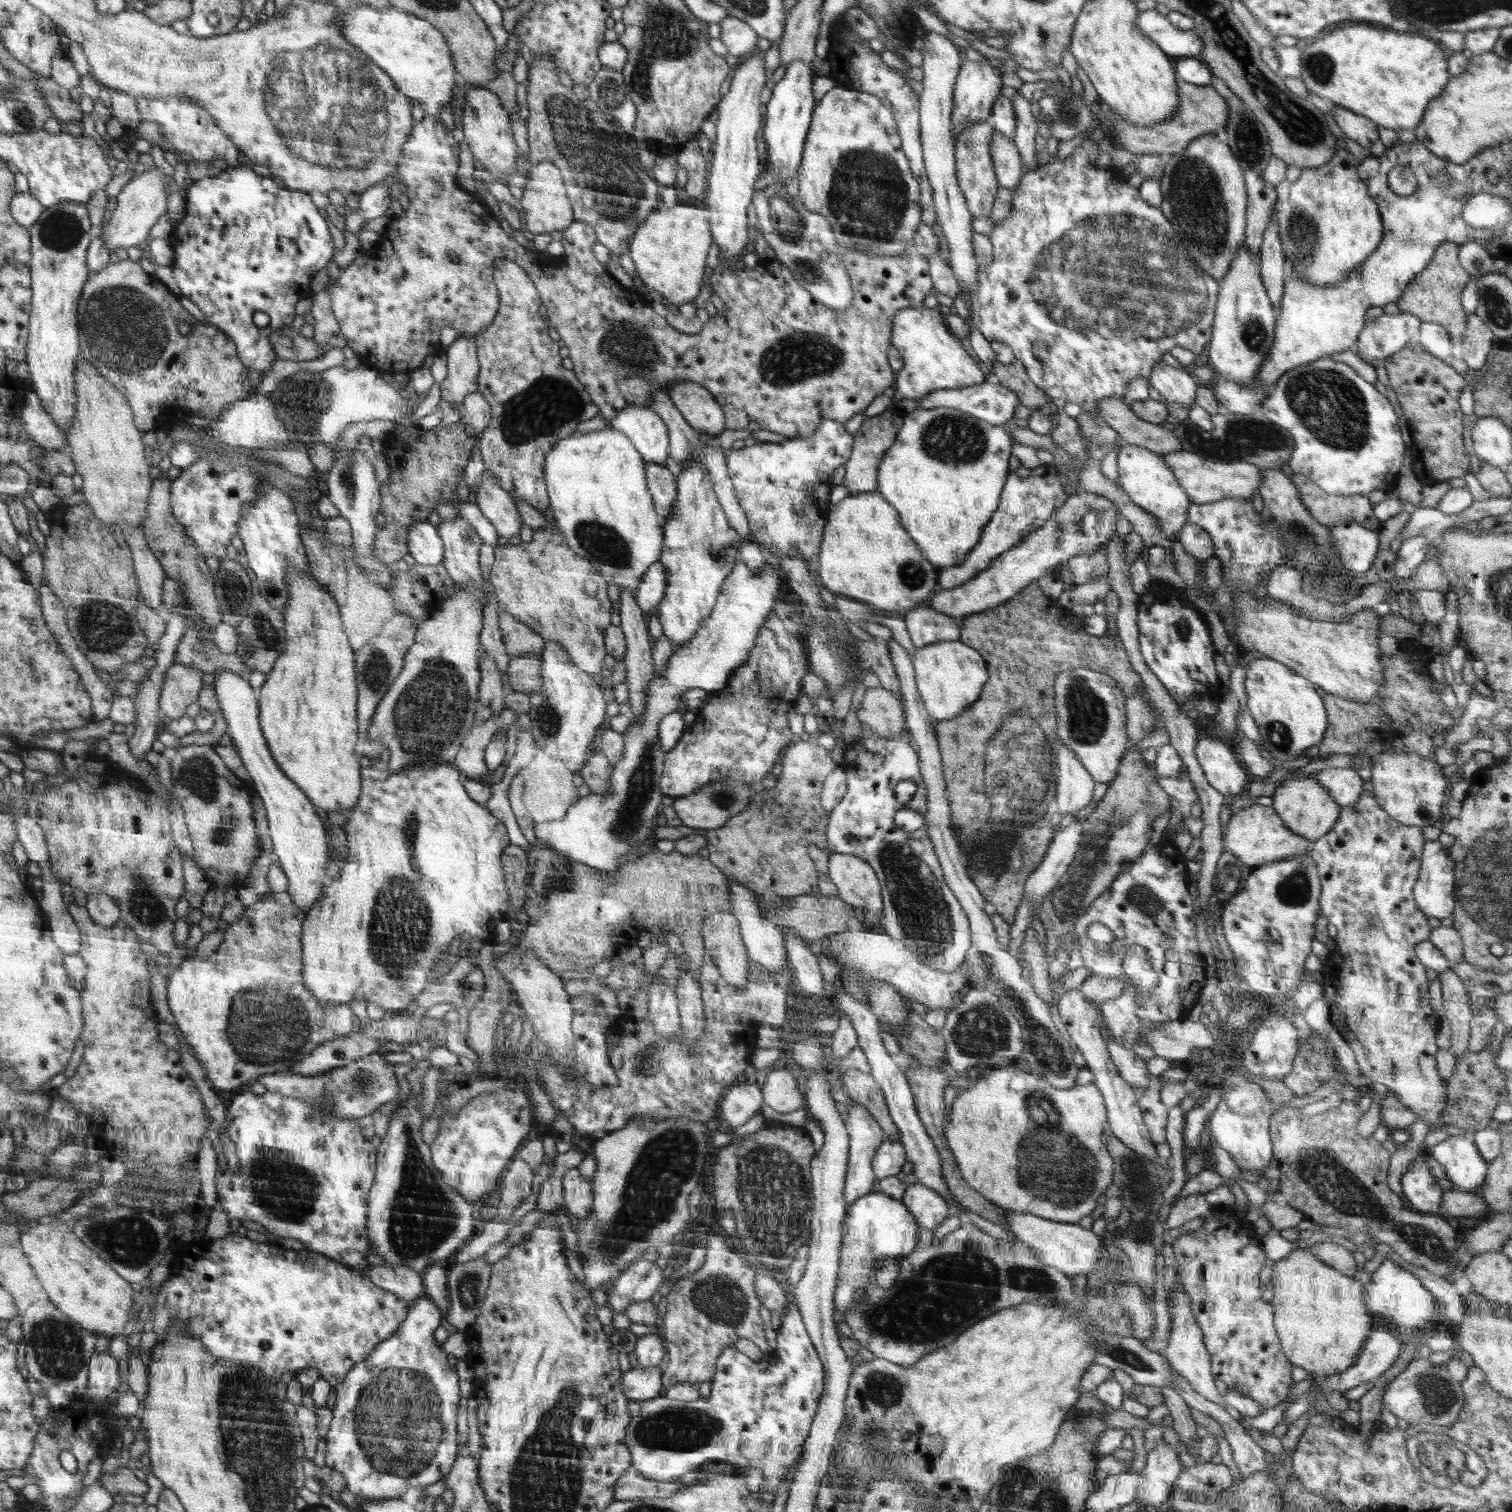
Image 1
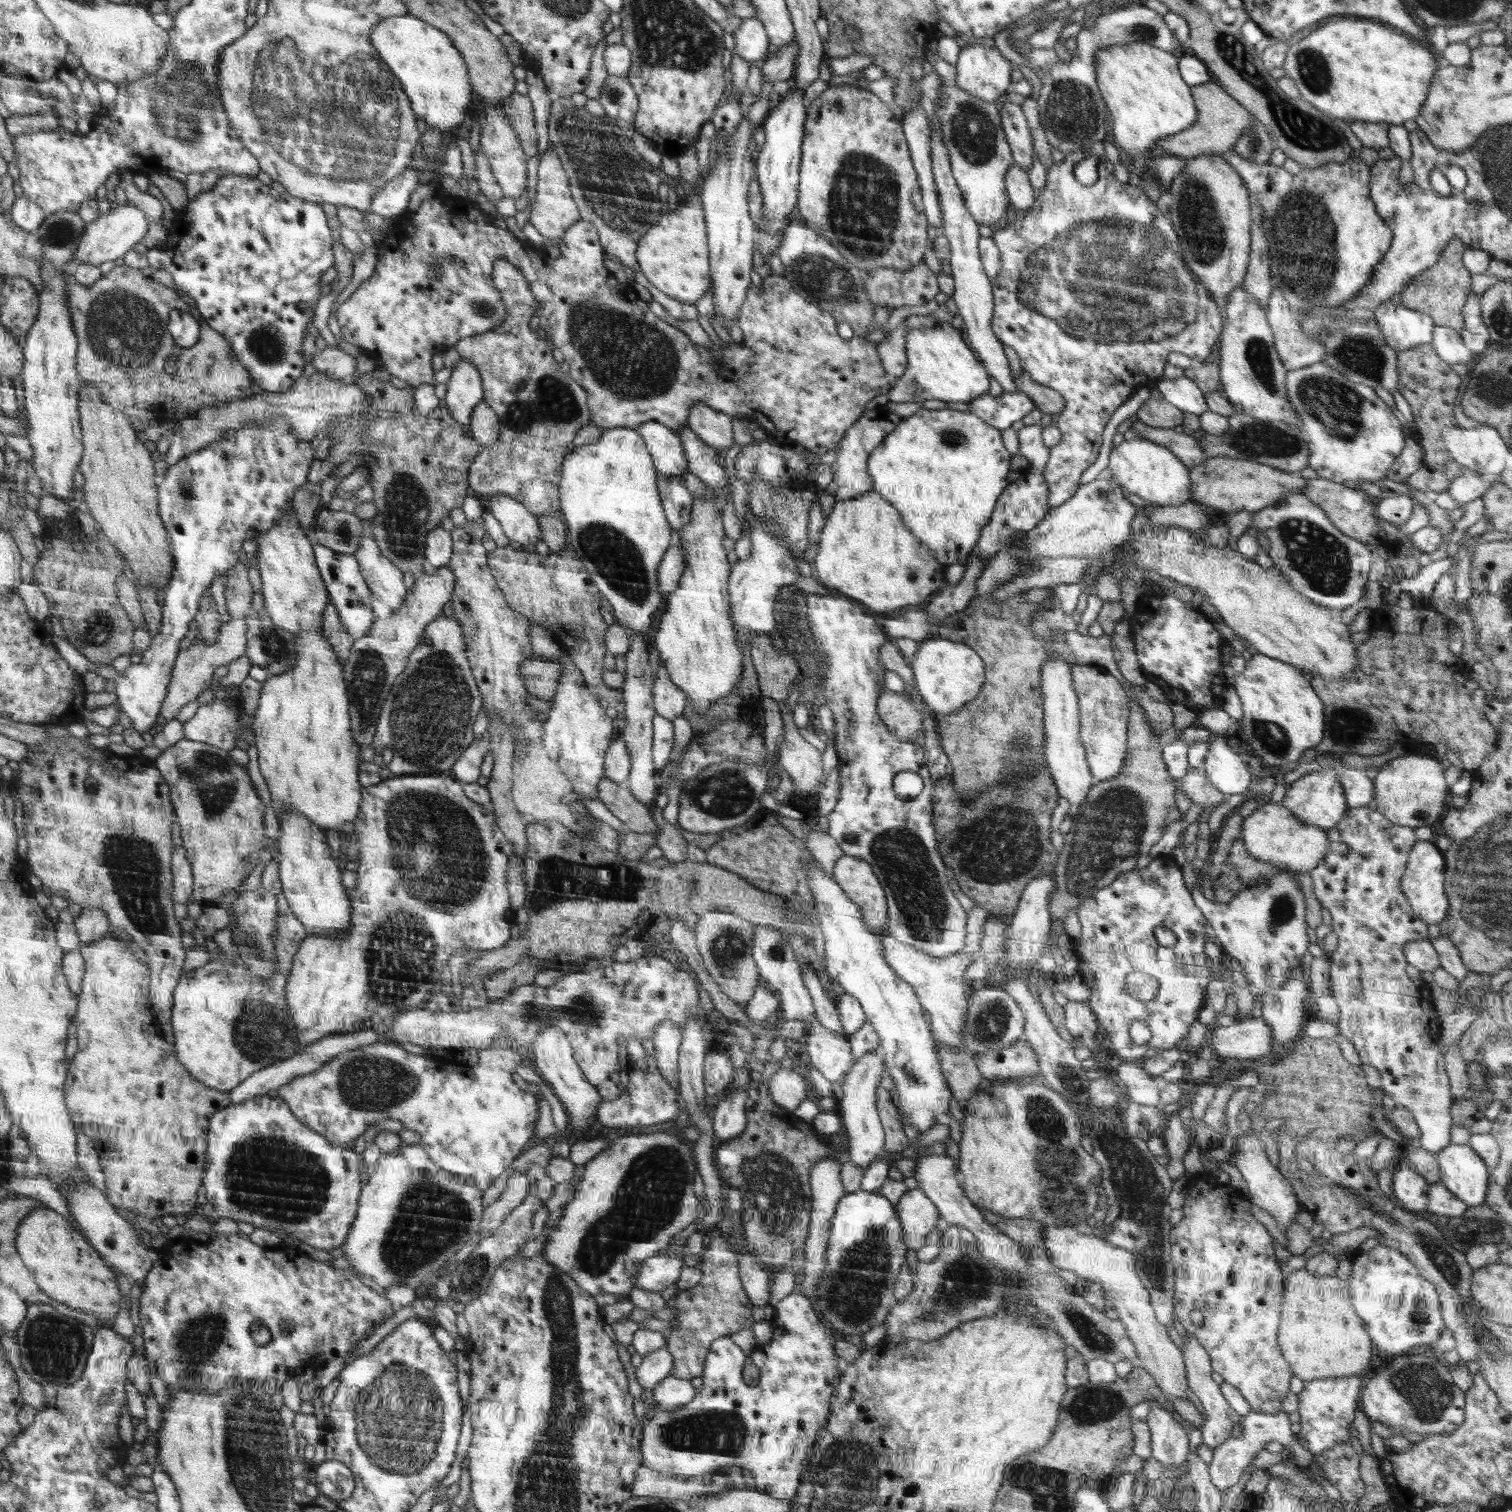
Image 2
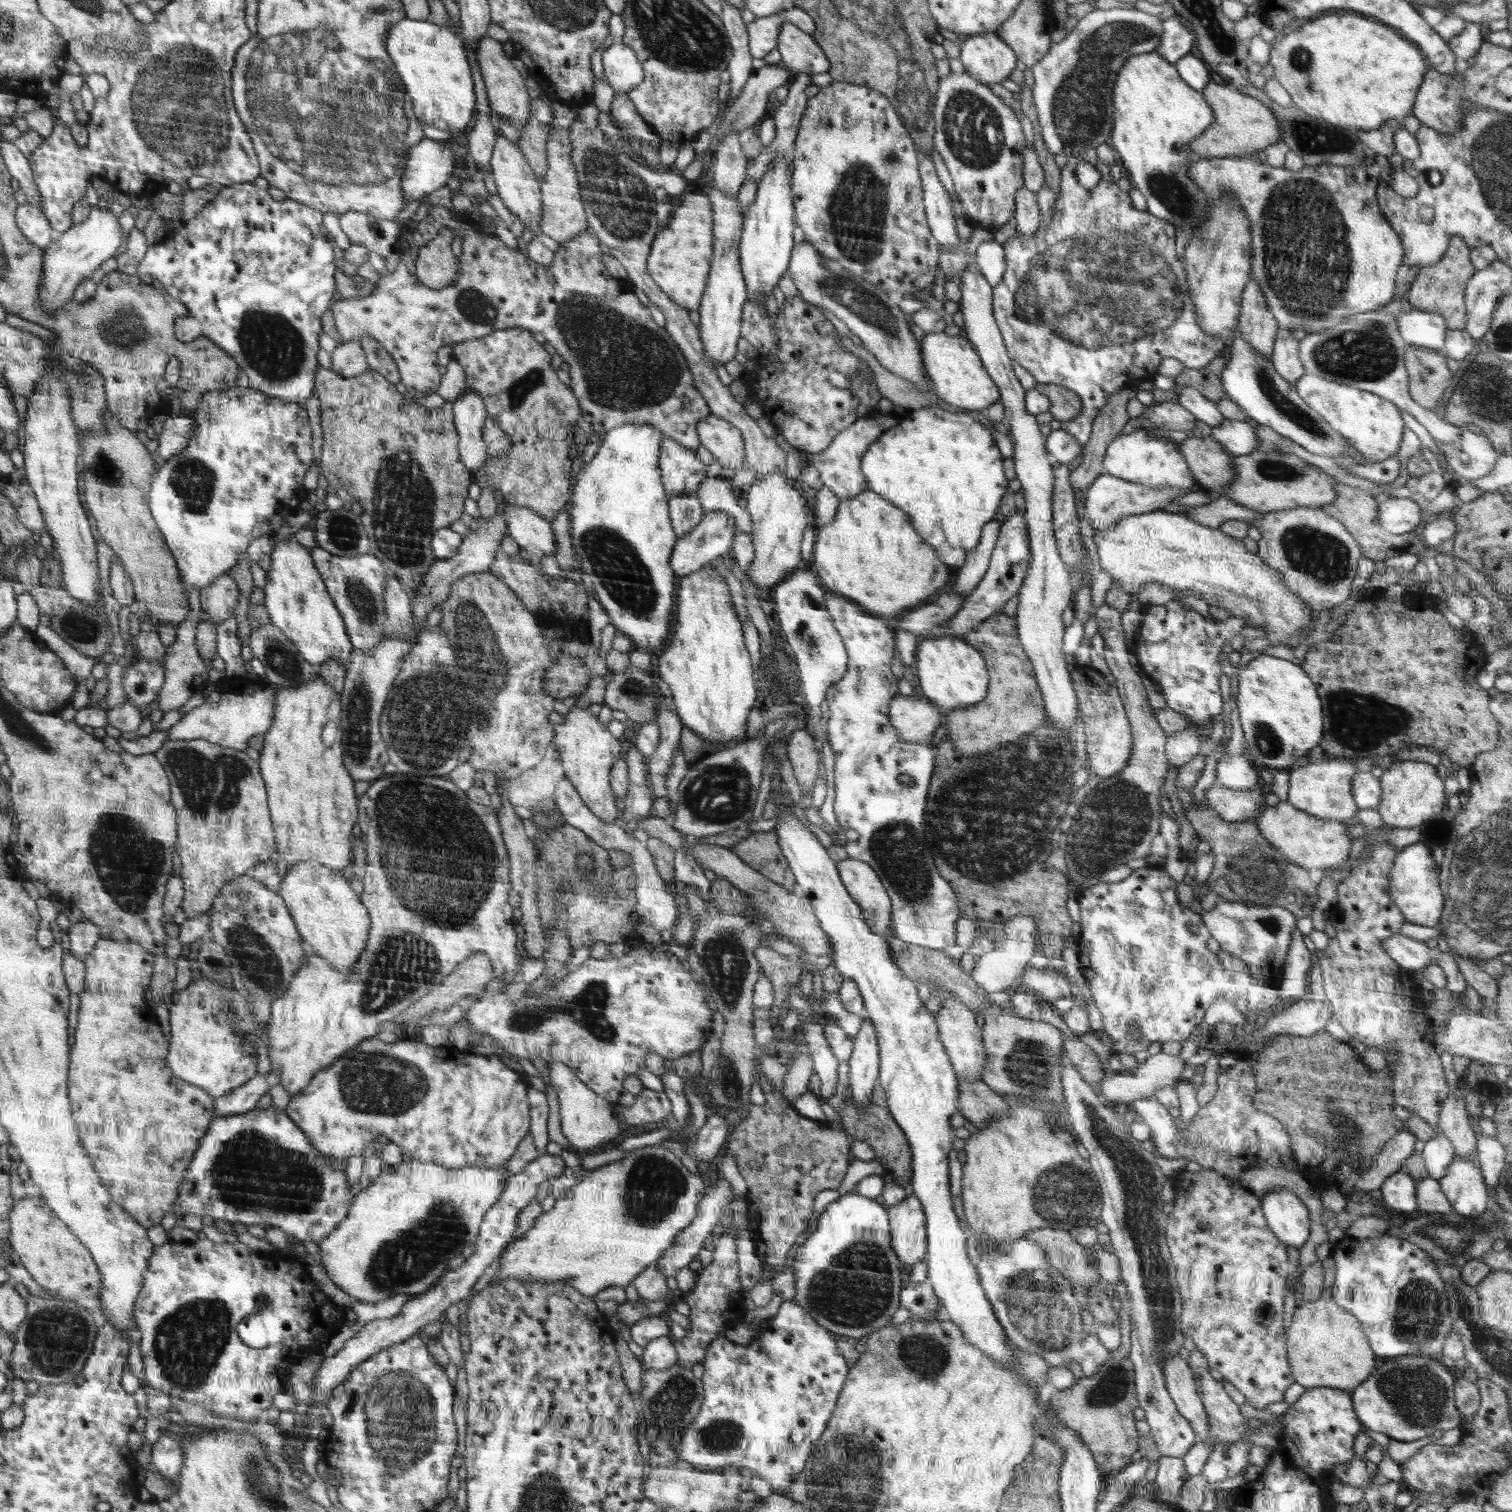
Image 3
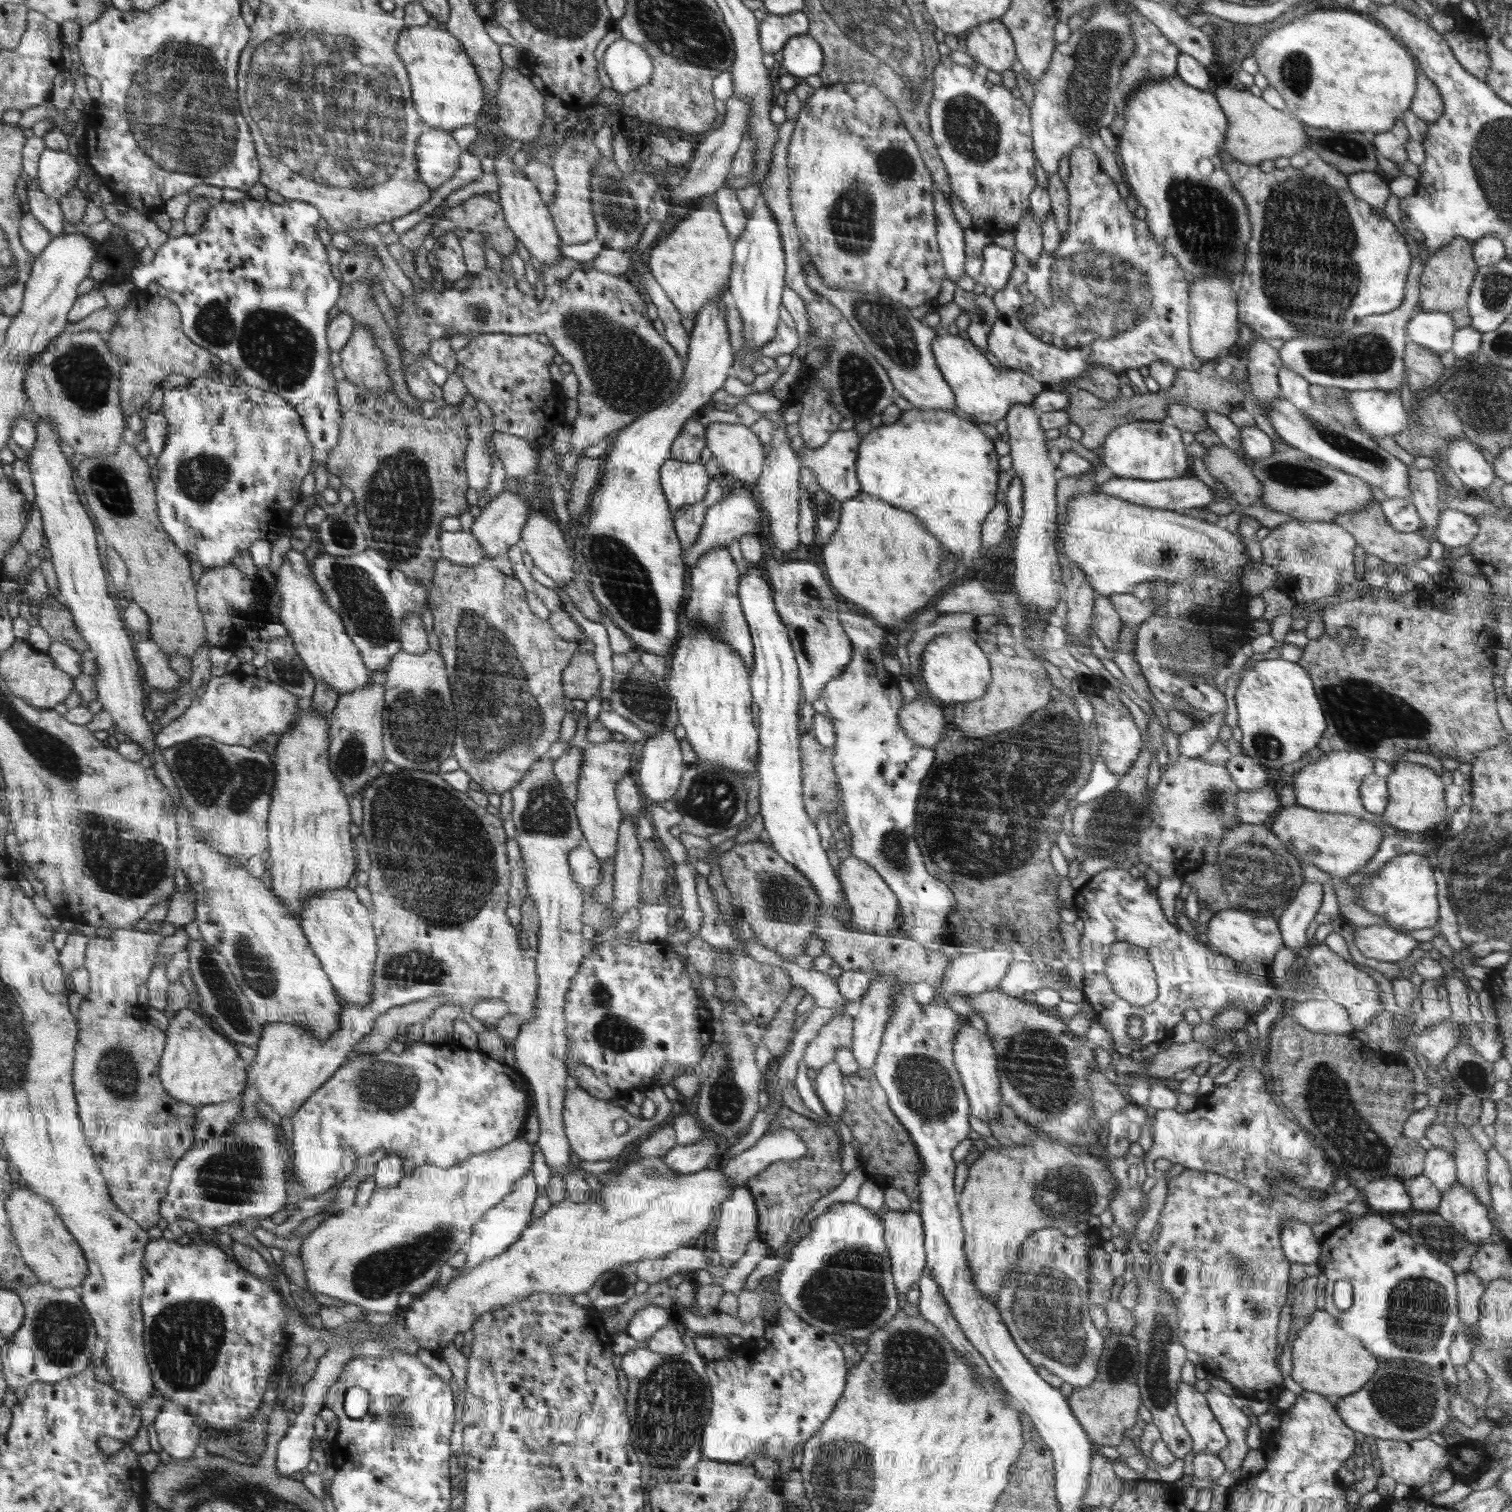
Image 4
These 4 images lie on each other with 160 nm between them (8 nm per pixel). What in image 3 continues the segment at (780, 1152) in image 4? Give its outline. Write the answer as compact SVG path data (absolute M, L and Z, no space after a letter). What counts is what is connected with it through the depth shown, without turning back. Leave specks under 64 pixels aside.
M717 1176L716 1180L708 1186L706 1196L700 1200L700 1206L698 1206L698 1214L696 1218L692 1220L688 1228L684 1228L678 1236L676 1236L674 1244L667 1248L663 1255L655 1262L655 1265L663 1272L667 1277L675 1276L675 1274L685 1266L688 1267L691 1260L698 1255L698 1251L702 1250L704 1240L712 1234L714 1226L719 1223L721 1217L721 1208L733 1200L731 1193L731 1186L726 1179L722 1176Z

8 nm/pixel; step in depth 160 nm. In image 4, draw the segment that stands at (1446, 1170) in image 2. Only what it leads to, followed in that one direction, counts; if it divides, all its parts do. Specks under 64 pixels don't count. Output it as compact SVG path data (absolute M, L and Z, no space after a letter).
M1454 1183L1451 1189L1445 1190L1440 1197L1440 1204L1436 1212L1448 1222L1448 1226L1462 1236L1466 1245L1484 1244L1490 1242L1490 1235L1495 1232L1489 1210L1463 1184Z

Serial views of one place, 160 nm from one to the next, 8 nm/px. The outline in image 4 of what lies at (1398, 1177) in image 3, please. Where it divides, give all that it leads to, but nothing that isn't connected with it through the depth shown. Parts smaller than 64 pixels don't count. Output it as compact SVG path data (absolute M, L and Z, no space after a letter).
M1380 1178L1361 1188L1368 1207L1388 1215L1411 1209L1411 1198L1405 1183L1394 1178Z

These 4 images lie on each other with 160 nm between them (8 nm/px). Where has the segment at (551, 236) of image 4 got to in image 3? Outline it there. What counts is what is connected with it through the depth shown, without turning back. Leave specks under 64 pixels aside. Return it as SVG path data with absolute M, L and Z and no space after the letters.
M501 134L496 137L489 165L504 206L522 220L524 227L530 226L536 232L534 236L540 237L543 234L541 226L542 220L545 219L545 208L542 208L543 202L540 202L540 182L534 178L525 153Z

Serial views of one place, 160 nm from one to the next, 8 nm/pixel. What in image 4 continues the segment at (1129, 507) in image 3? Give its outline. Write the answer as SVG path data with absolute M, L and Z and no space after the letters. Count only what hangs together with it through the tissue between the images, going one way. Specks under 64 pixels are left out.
M1190 474L1186 477L1164 479L1156 481L1144 481L1128 479L1125 477L1110 478L1102 486L1097 487L1100 493L1109 494L1140 506L1150 506L1156 509L1164 509L1184 513L1186 508L1202 508L1213 501L1213 492L1204 482Z

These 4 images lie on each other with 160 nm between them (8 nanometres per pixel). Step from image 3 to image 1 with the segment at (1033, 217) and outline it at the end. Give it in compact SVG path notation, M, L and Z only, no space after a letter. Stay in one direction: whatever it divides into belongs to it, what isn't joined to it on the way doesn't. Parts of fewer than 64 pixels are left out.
M997 130L992 139L991 151L998 181L1000 186L1013 192L1023 175L1019 150L1014 146L1012 140Z

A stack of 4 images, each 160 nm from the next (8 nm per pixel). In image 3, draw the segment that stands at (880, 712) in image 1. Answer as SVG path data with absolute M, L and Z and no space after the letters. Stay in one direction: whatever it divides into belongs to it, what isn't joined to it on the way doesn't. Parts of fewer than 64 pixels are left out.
M899 695L891 702L888 710L892 725L906 742L926 742L940 726L940 712L930 701L914 700Z

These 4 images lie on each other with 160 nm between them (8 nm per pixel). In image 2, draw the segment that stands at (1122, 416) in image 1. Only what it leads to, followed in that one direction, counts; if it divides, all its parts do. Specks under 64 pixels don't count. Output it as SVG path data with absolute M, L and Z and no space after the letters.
M1138 420L1134 422L1131 429L1139 436L1139 439L1157 443L1170 450L1174 457L1188 468L1194 468L1193 466L1208 458L1204 455L1202 447L1198 447L1195 436L1184 434L1179 429L1154 428L1142 424Z

